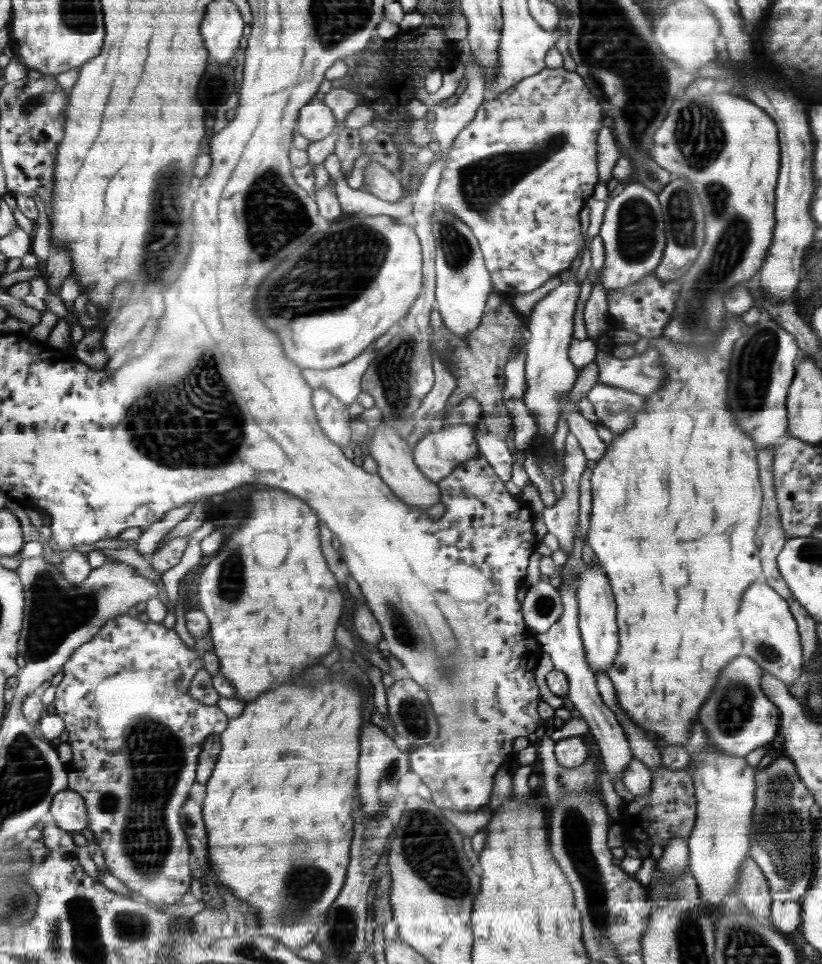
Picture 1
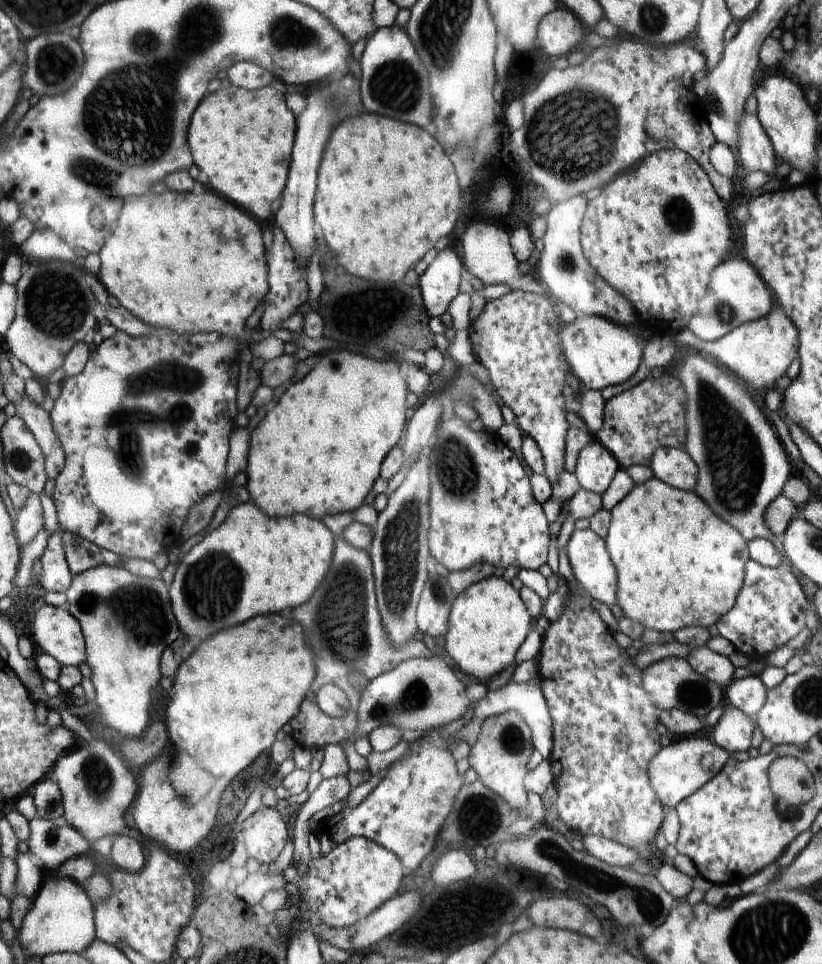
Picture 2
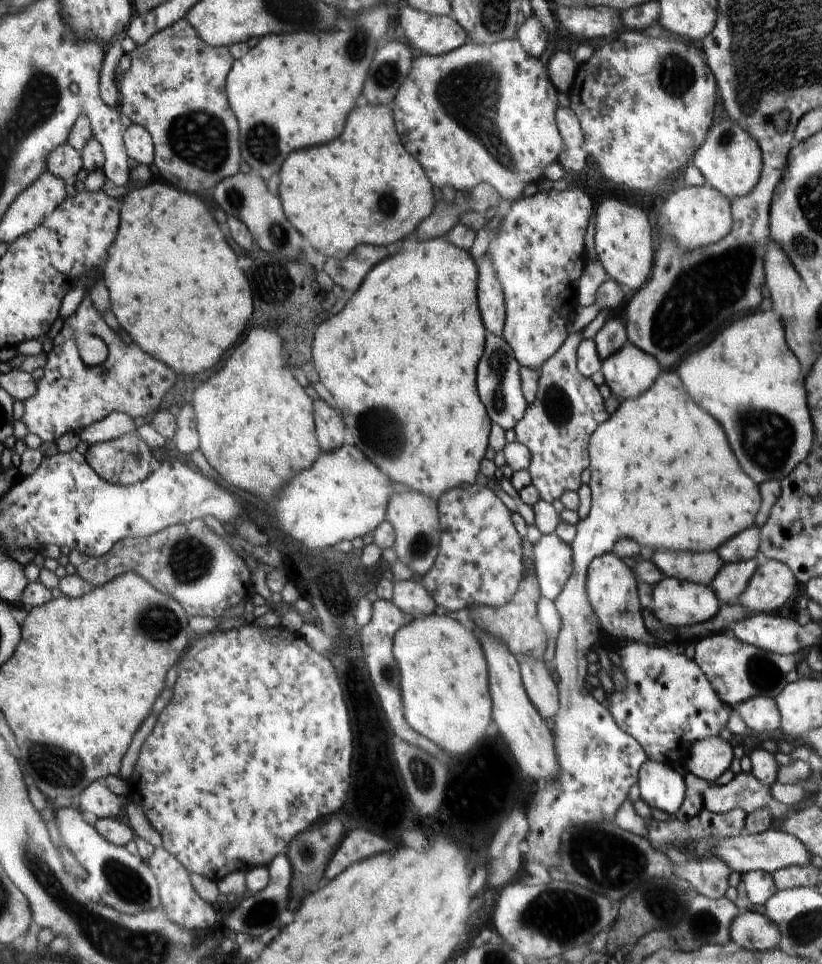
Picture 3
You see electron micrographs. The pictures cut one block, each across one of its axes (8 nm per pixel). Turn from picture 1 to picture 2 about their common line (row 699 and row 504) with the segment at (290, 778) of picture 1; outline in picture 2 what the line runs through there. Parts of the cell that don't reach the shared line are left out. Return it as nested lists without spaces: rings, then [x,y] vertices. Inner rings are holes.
[[[340,348],[322,352],[324,354],[318,354],[312,370],[284,392],[270,414],[266,414],[251,434],[245,488],[250,498],[260,502],[260,506],[264,506],[272,516],[300,510],[298,514],[322,518],[324,514],[356,511],[380,476],[382,460],[398,444],[406,426],[408,386],[398,372],[396,359],[372,360]]]

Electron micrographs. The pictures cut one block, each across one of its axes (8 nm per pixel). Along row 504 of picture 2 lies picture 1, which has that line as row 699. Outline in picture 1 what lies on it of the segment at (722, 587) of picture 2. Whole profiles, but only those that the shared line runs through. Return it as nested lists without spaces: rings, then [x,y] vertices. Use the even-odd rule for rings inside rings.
[[[729,316],[728,324],[725,324],[726,330],[721,330],[719,338],[717,338],[717,342],[713,344],[713,346],[707,346],[707,348],[691,348],[691,345],[686,344],[677,344],[674,340],[670,340],[669,338],[664,338],[663,336],[655,337],[649,339],[649,344],[654,345],[661,354],[660,360],[662,360],[662,364],[666,367],[667,376],[665,378],[665,383],[662,388],[657,388],[648,396],[644,396],[646,403],[644,405],[643,410],[636,415],[634,428],[632,430],[627,430],[622,433],[622,436],[616,436],[615,439],[607,445],[606,452],[604,456],[596,463],[596,467],[592,469],[591,474],[591,491],[592,491],[592,502],[591,502],[591,511],[590,511],[590,520],[589,520],[589,529],[585,538],[585,543],[592,548],[592,551],[596,554],[597,562],[600,565],[600,568],[604,573],[607,574],[608,581],[611,584],[611,593],[615,594],[615,603],[619,604],[619,634],[620,634],[620,648],[618,655],[615,656],[614,666],[612,666],[612,670],[608,670],[607,675],[609,679],[614,684],[614,689],[616,689],[616,693],[618,693],[618,701],[617,705],[621,710],[627,712],[625,715],[632,721],[637,724],[642,730],[645,730],[649,735],[650,739],[656,740],[659,738],[666,742],[666,744],[681,744],[686,746],[686,743],[689,741],[689,732],[690,726],[695,724],[698,720],[698,710],[702,708],[702,704],[707,703],[707,701],[711,697],[711,693],[715,689],[715,685],[717,684],[719,678],[719,674],[723,670],[724,667],[727,666],[728,663],[731,662],[732,659],[735,659],[738,655],[743,651],[743,640],[739,638],[739,628],[738,628],[738,612],[740,608],[740,603],[743,601],[744,592],[747,591],[749,587],[753,583],[756,582],[756,578],[758,578],[758,574],[760,574],[760,558],[758,558],[758,546],[756,546],[756,542],[754,542],[754,534],[757,534],[756,528],[758,528],[758,512],[762,512],[762,504],[763,504],[763,489],[761,482],[758,482],[758,467],[759,464],[756,464],[756,450],[754,450],[754,439],[752,436],[746,436],[746,434],[742,434],[740,430],[738,430],[738,426],[734,426],[736,424],[736,420],[732,418],[732,414],[728,412],[728,410],[724,410],[726,408],[726,386],[728,386],[728,366],[730,366],[730,360],[732,360],[732,352],[734,350],[734,346],[736,342],[743,336],[744,329],[746,329],[746,325],[742,323],[740,316]]]

